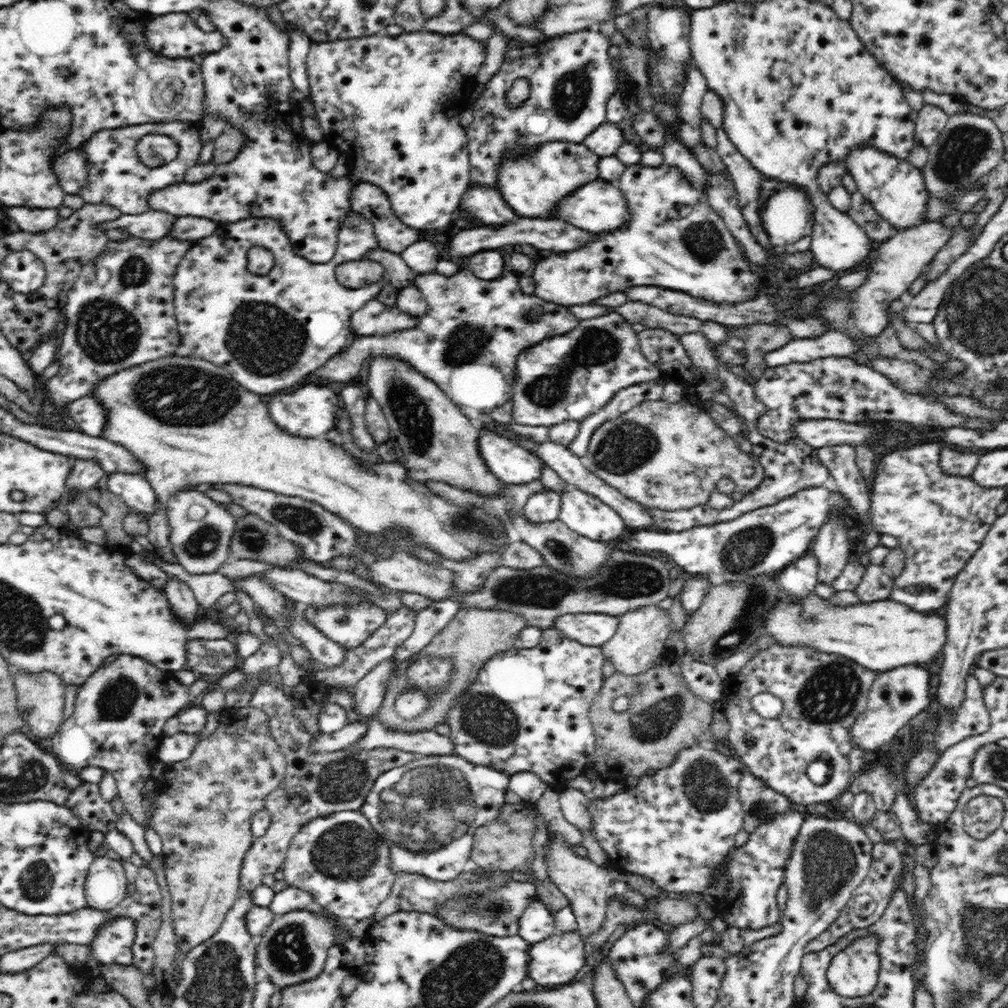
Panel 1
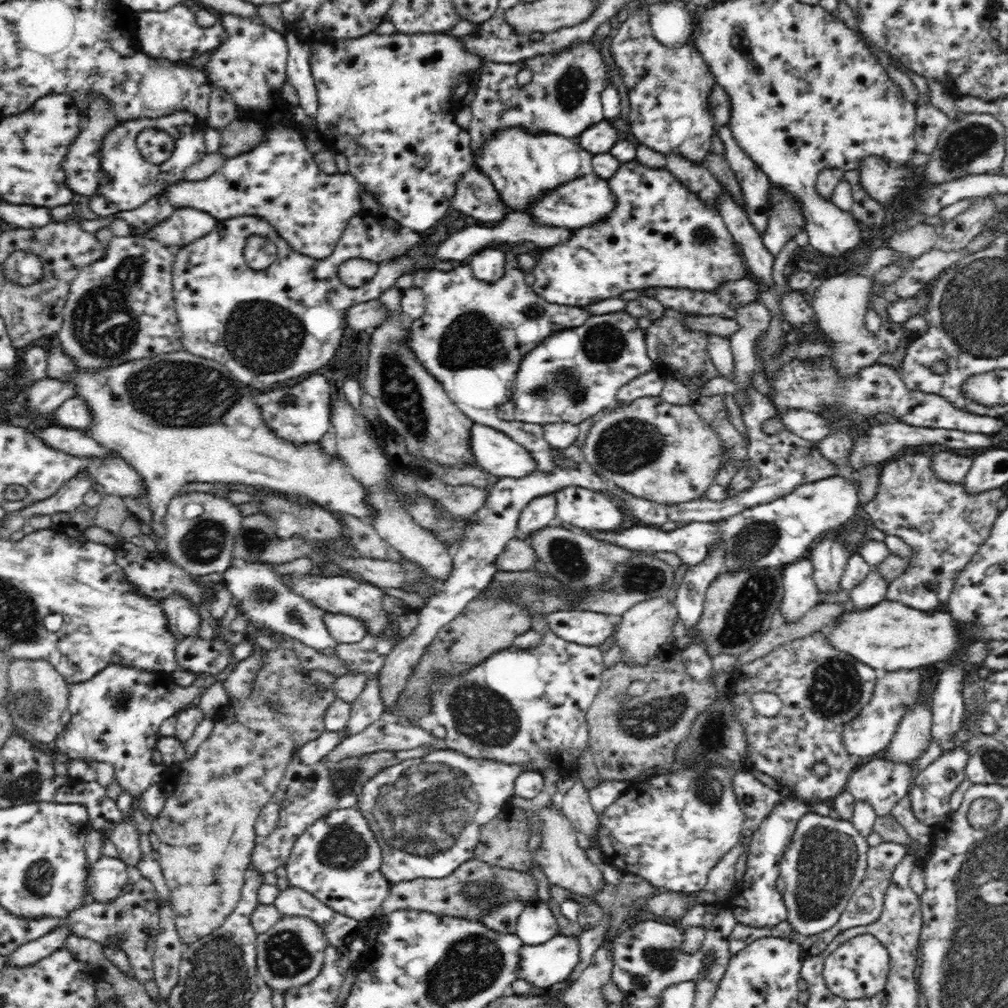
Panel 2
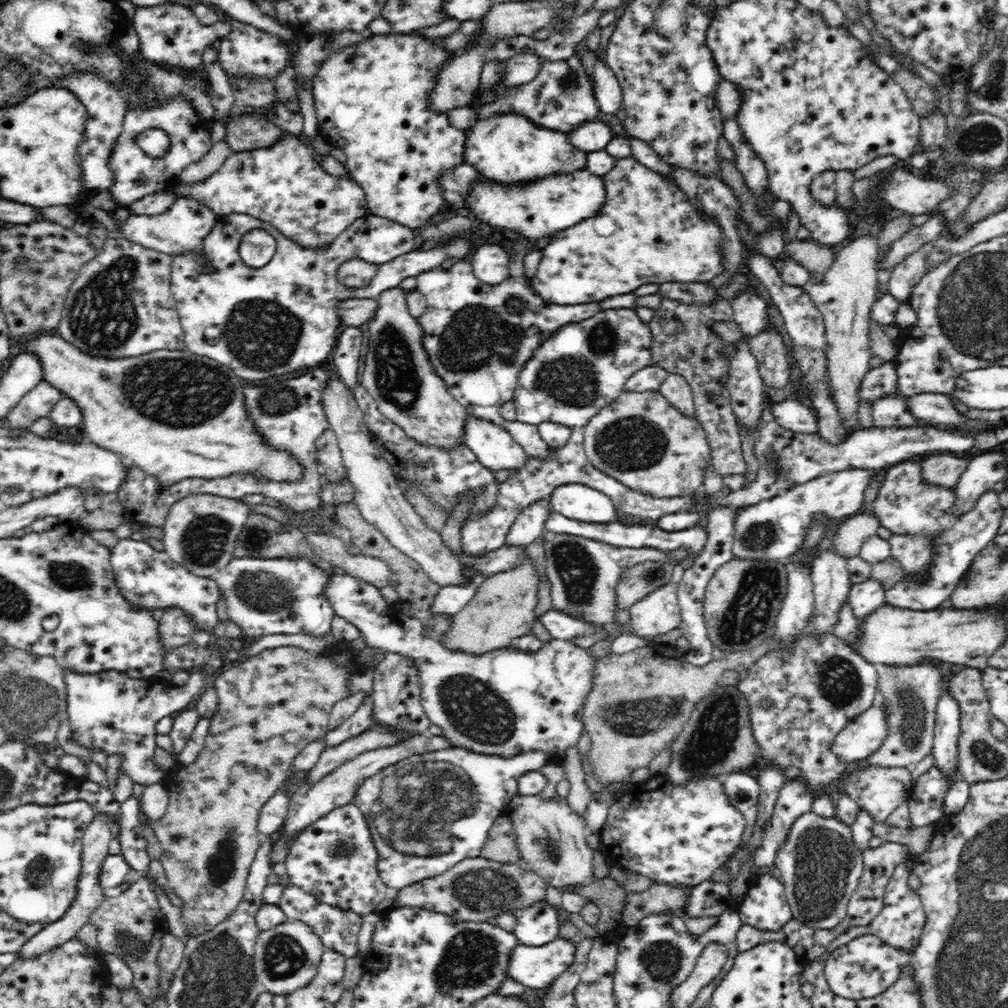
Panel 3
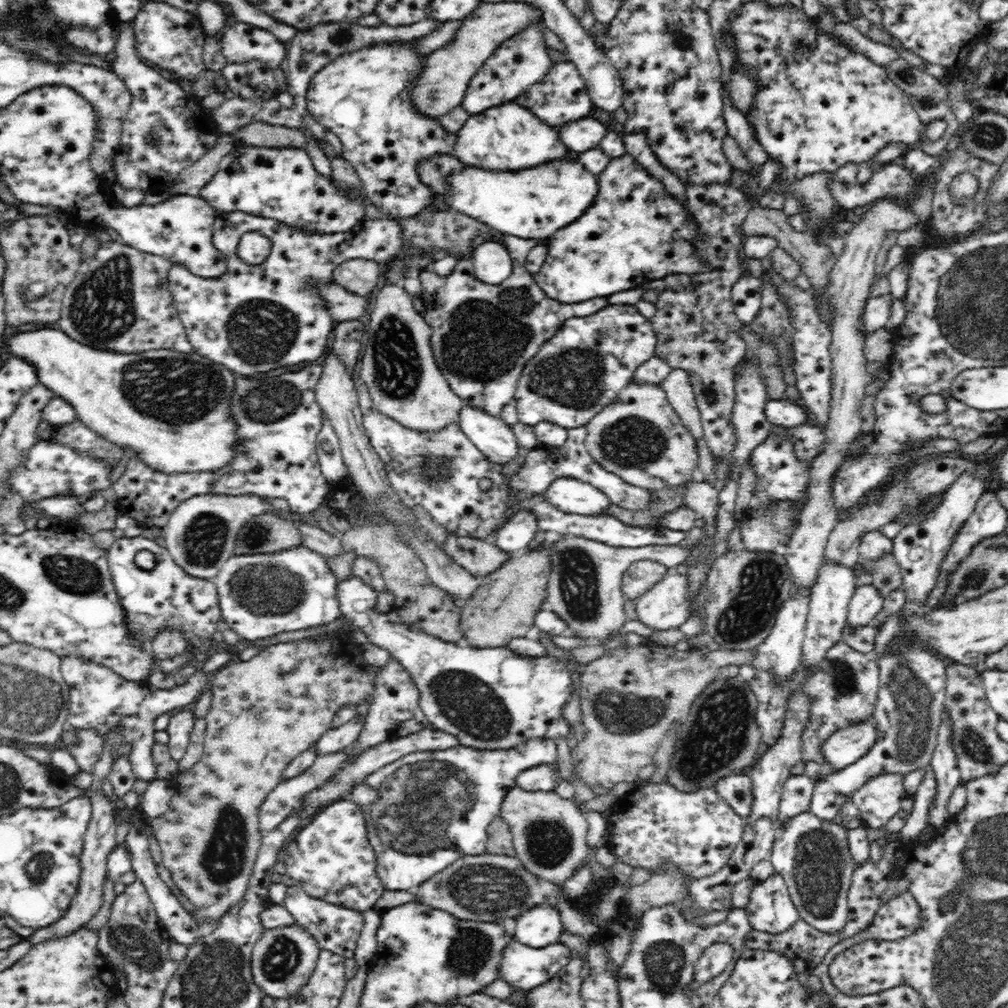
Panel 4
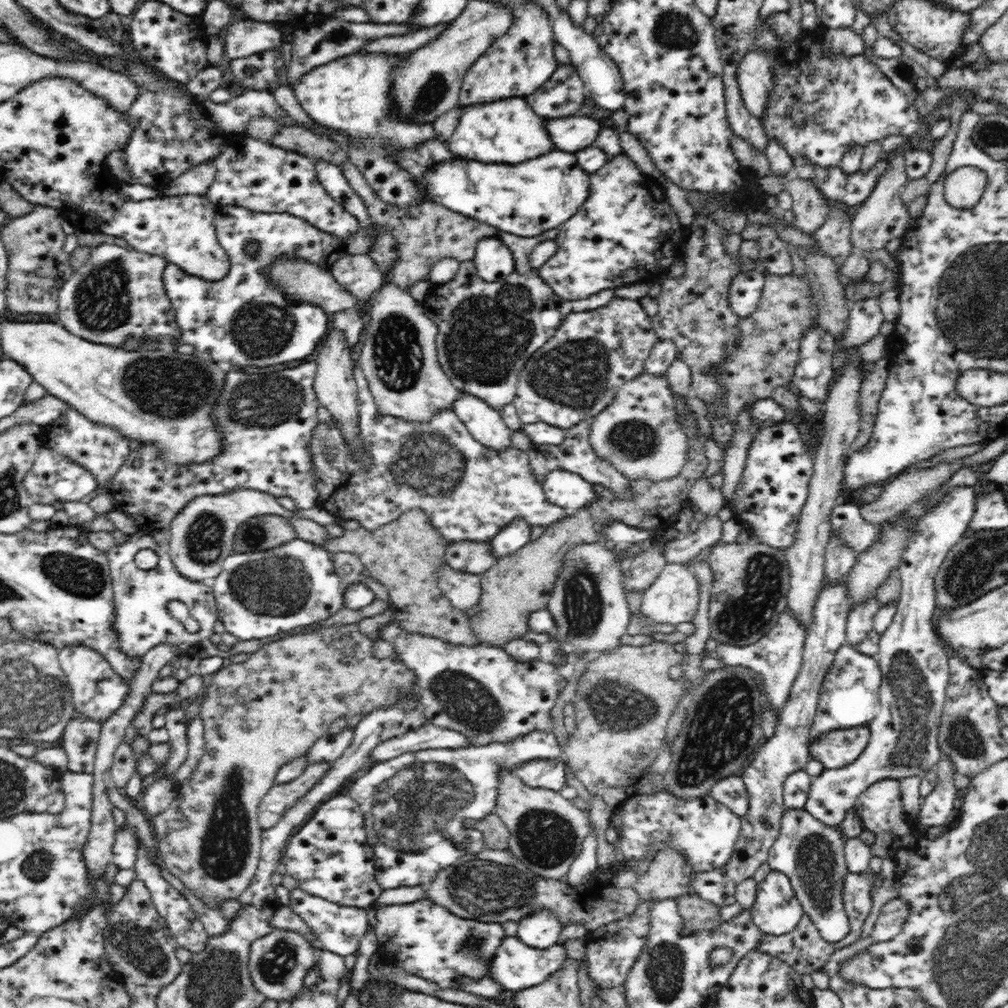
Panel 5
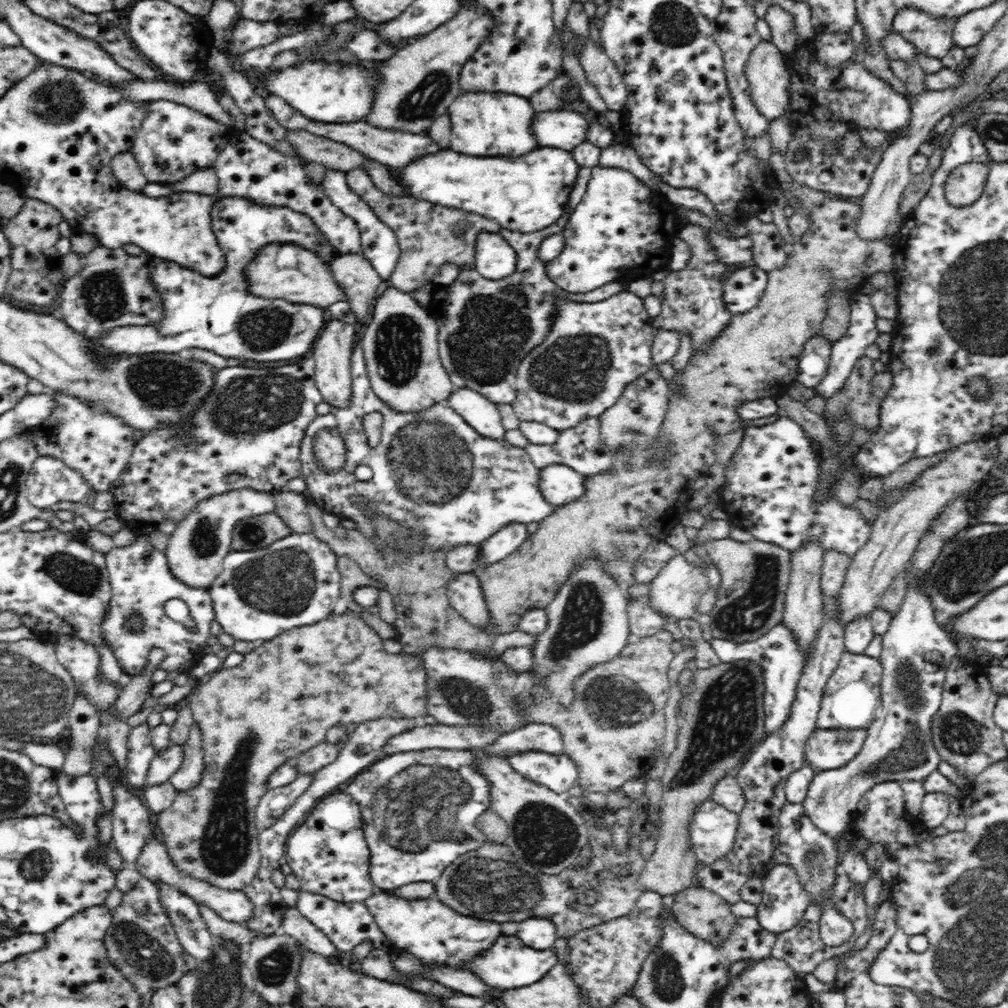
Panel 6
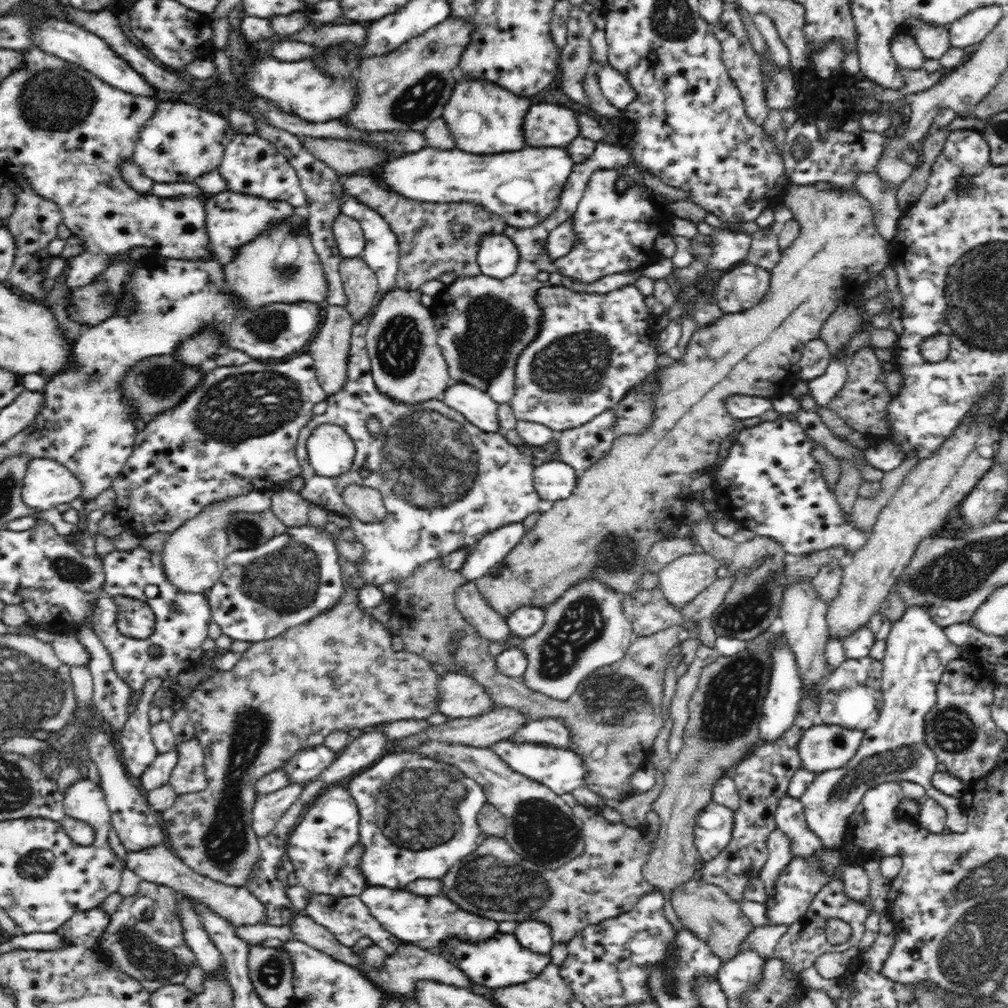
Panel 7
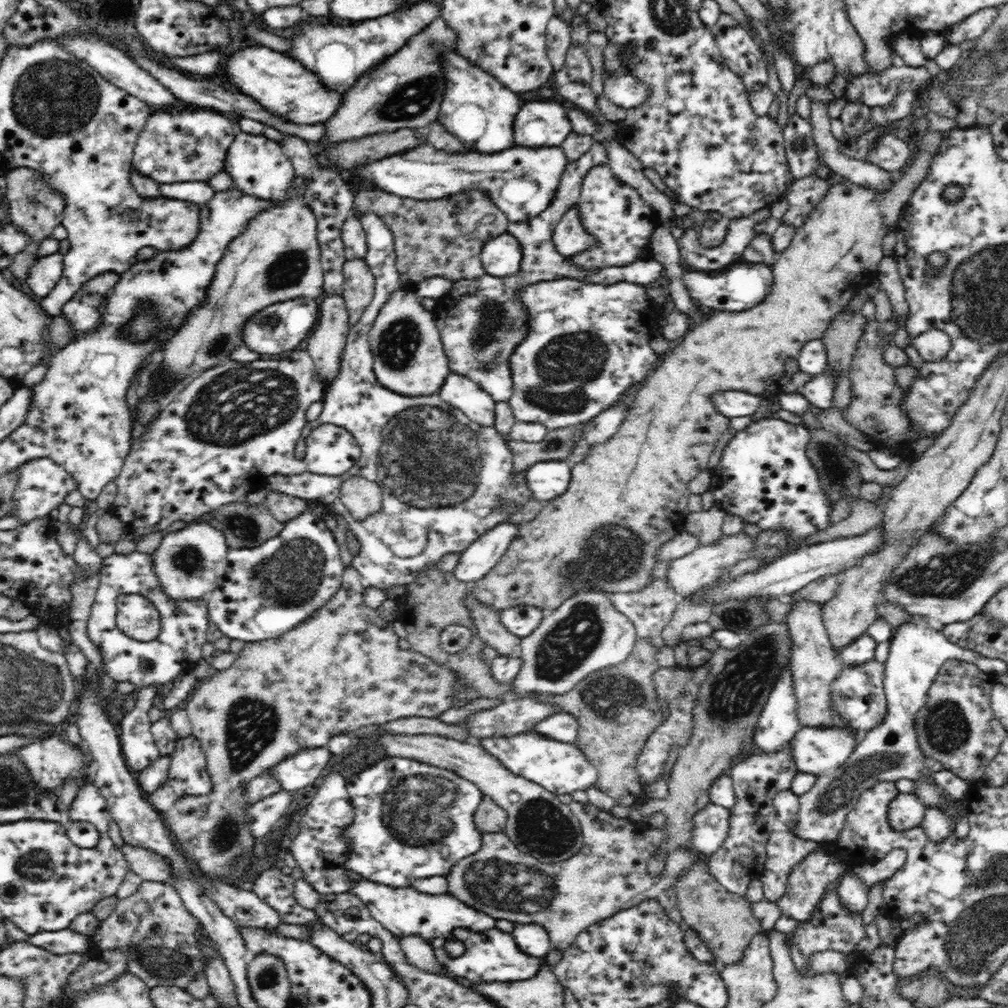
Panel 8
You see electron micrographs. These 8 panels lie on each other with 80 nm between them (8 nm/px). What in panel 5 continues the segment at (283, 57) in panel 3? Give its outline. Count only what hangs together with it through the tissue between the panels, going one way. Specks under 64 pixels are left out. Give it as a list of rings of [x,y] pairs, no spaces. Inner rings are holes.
[[[243,18],[227,26],[223,46],[228,60],[236,60],[266,51],[278,54],[284,41],[271,23]]]

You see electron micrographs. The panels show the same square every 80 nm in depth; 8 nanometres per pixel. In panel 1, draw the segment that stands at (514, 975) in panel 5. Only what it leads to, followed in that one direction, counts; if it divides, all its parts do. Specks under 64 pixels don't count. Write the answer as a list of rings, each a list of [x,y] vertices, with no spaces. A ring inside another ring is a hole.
[[[576,930],[535,942],[529,950],[529,977],[542,986],[563,986],[574,982],[587,964],[583,941]]]

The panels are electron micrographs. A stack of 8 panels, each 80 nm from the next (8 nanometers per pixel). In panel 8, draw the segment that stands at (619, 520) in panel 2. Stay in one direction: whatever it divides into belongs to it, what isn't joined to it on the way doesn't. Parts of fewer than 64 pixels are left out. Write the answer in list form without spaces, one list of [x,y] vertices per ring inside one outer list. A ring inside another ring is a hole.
[[[566,460],[540,461],[526,472],[528,488],[536,500],[551,501],[564,494],[572,480],[572,464]]]

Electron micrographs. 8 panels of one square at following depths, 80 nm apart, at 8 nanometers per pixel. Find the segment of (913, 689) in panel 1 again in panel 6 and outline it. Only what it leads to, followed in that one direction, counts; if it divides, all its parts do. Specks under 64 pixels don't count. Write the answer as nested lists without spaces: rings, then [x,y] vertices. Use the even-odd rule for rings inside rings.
[[[815,729],[805,742],[805,758],[816,771],[848,764],[865,743],[867,729]]]

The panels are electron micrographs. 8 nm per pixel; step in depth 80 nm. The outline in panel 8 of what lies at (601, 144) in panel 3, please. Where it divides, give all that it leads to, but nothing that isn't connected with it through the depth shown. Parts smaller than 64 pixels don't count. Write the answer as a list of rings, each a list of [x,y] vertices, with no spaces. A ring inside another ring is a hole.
[[[551,100],[528,101],[521,106],[513,122],[513,138],[517,147],[561,147],[566,137],[573,132],[566,108]]]

